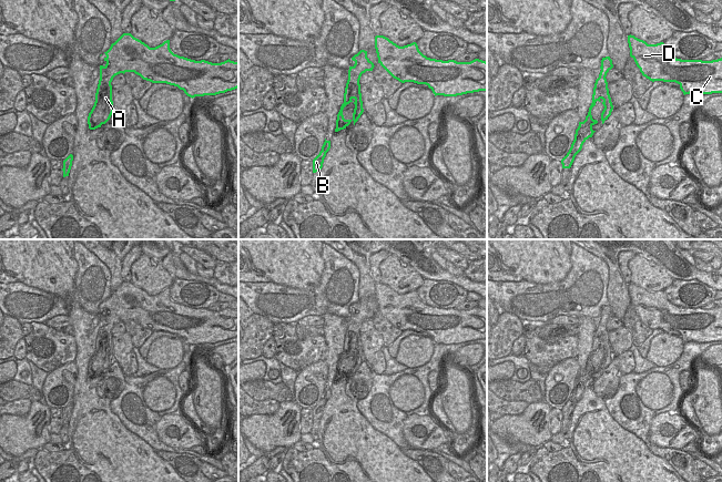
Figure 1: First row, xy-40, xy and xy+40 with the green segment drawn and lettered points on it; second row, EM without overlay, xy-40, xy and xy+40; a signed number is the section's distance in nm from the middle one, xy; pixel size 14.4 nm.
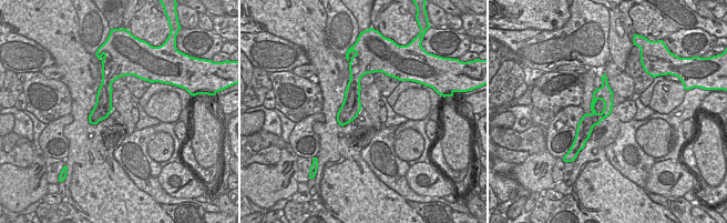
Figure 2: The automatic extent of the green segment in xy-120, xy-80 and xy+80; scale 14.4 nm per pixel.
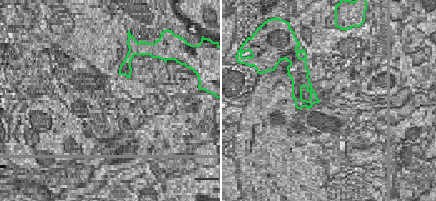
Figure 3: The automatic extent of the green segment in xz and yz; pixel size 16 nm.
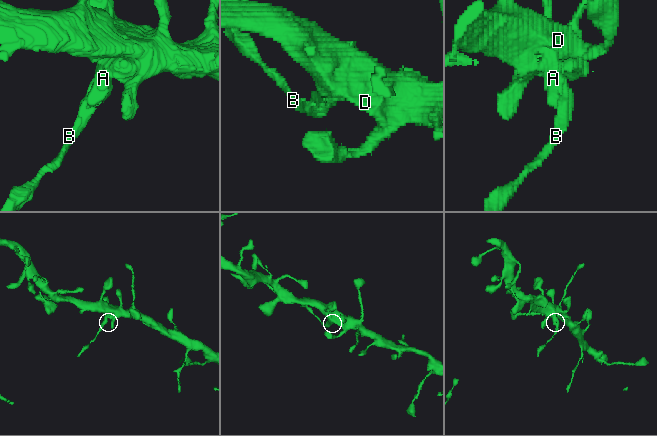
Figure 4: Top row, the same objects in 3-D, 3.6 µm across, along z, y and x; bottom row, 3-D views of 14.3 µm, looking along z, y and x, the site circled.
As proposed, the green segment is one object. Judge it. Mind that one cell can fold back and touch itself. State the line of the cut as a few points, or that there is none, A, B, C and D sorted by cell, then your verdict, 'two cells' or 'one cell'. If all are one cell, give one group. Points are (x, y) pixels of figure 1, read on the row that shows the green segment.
xy (358, 83), (355, 83), (351, 89), (347, 88) | A B / C D | two cells

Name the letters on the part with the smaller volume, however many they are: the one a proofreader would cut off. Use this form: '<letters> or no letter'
A, B

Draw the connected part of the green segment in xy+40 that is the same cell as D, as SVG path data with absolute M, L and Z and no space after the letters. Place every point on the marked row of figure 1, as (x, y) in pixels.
M628 35L630 57L650 81L675 82L683 94L722 93L722 58L712 61L672 57L663 42L648 44Z

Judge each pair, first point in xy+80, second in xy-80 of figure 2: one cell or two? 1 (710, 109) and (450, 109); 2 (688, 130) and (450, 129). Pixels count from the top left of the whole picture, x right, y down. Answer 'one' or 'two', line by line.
1: two
2: two

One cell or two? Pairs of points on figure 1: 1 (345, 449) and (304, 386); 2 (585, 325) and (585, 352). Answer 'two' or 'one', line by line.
1: two
2: one

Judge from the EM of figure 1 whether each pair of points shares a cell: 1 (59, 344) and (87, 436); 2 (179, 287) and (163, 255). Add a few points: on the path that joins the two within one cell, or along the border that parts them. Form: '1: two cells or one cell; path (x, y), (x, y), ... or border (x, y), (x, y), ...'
1: two cells; border (71, 335), (75, 341), (74, 360)
2: two cells; border (174, 277), (200, 281)

